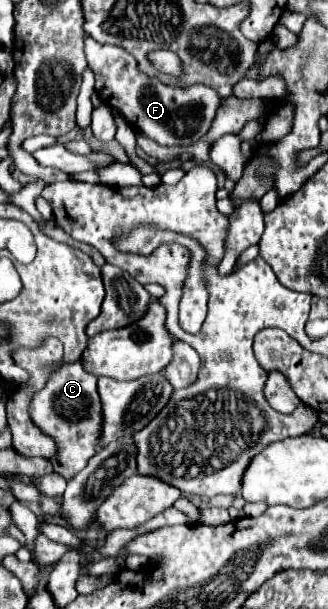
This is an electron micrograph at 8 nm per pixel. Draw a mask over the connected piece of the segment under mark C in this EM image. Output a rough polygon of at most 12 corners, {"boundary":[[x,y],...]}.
{"boundary":[[64,364],[34,394],[34,424],[58,442],[66,480],[100,450],[96,376]]}

